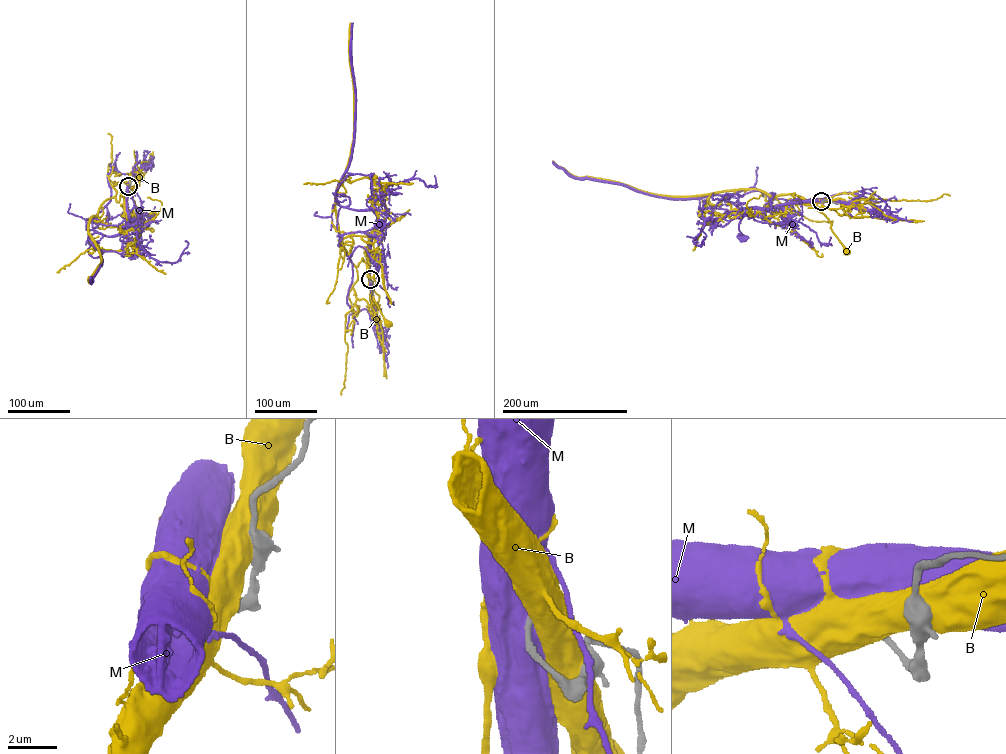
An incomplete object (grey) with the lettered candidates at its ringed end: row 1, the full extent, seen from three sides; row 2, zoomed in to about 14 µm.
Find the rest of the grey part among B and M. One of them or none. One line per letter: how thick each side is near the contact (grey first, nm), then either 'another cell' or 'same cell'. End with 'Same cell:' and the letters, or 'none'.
B: 280 nm thick on the grey side, 850 nm on the other; another cell
M: 320 nm thick on the grey side, 900 nm on the other; another cell
Same cell: none

